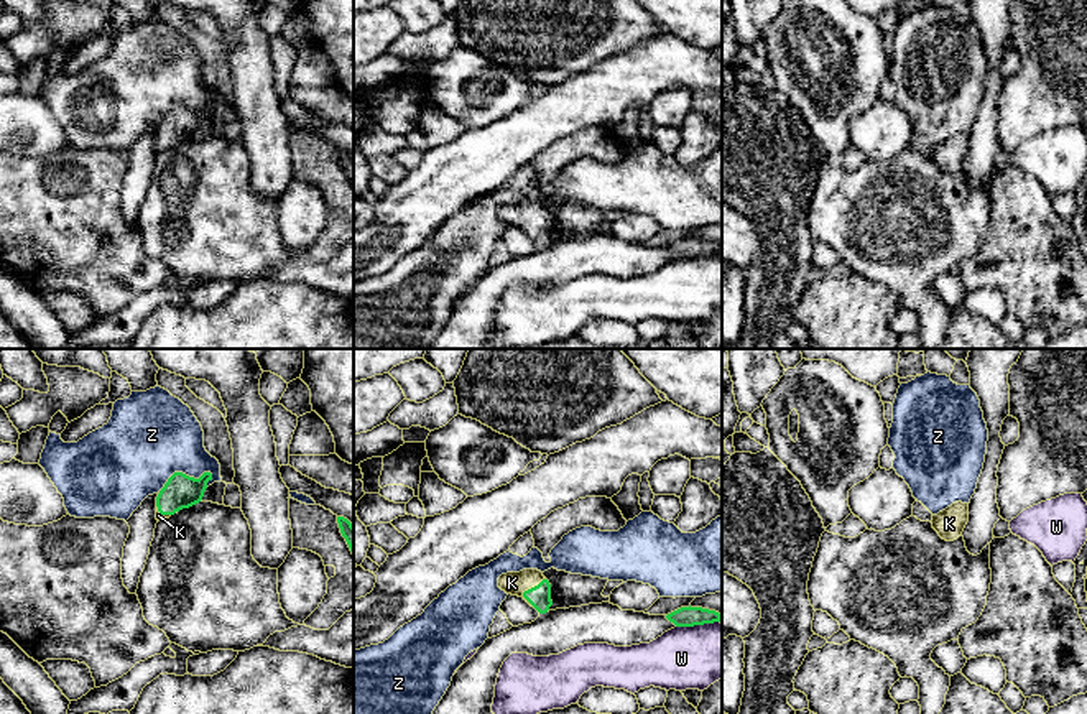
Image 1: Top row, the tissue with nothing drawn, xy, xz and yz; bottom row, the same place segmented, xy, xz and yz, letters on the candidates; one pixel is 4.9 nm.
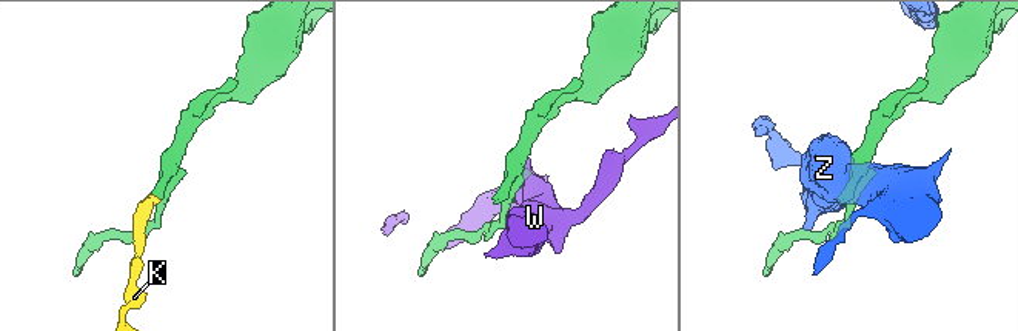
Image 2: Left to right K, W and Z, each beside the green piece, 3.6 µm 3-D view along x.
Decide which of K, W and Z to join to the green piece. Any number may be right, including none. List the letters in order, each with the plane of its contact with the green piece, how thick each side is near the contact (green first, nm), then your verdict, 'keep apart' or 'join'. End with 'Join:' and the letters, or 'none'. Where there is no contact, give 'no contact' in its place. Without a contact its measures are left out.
K: xz | 110/110 nm | join
W: xz | 100/300 nm | keep apart
Z: xy | 160/440 nm | keep apart
Join: K

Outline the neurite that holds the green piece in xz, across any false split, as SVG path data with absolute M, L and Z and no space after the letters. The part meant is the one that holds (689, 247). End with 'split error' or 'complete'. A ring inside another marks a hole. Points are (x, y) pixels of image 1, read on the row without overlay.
M689 237L668 245L666 250L673 253L676 258L694 258L720 253L722 247L715 242Z; complete

